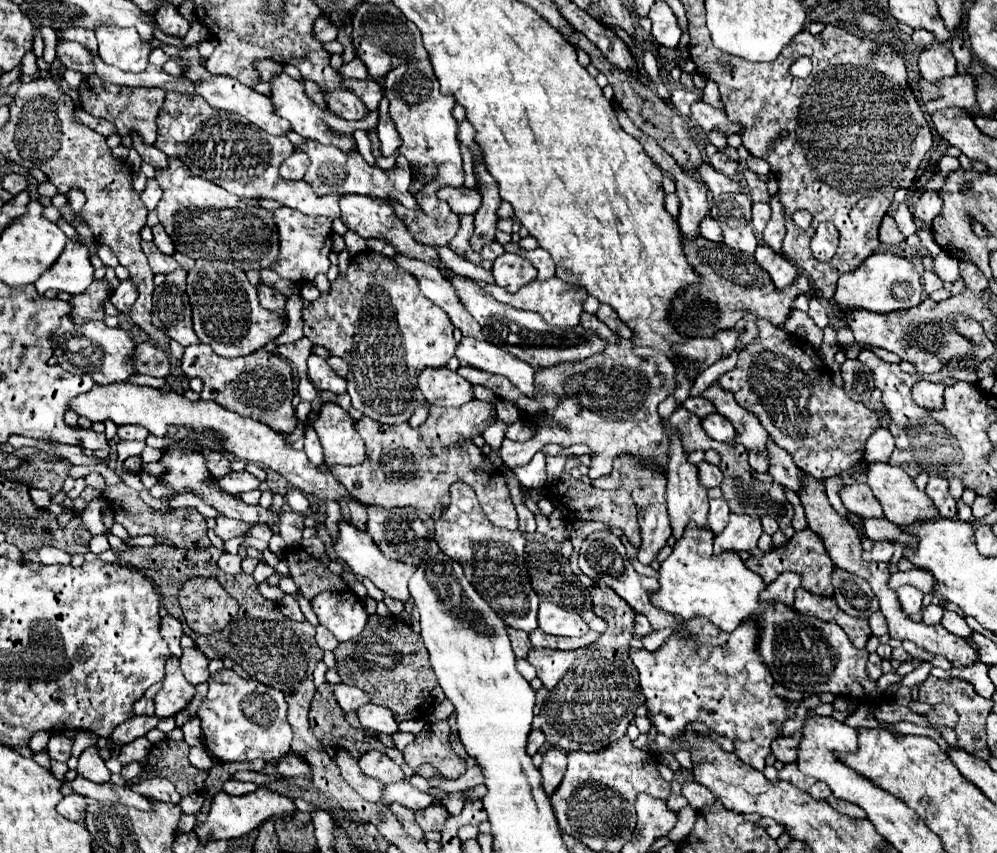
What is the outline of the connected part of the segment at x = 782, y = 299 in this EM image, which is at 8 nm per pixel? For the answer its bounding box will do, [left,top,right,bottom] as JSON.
[670,238,812,338]

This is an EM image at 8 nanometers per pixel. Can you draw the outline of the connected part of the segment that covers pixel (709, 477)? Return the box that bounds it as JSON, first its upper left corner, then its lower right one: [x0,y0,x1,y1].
[698,462,722,488]

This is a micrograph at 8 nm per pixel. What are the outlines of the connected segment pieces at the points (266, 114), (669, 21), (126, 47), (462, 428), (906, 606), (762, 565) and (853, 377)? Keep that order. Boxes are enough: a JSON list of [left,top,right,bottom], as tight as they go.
[[178,44,292,136],[648,2,680,48],[96,26,160,72],[332,400,518,530],[896,586,924,616],[746,530,834,596],[840,360,874,402]]

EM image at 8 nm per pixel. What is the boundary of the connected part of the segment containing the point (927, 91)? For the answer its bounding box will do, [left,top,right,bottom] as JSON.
[920,74,976,114]

